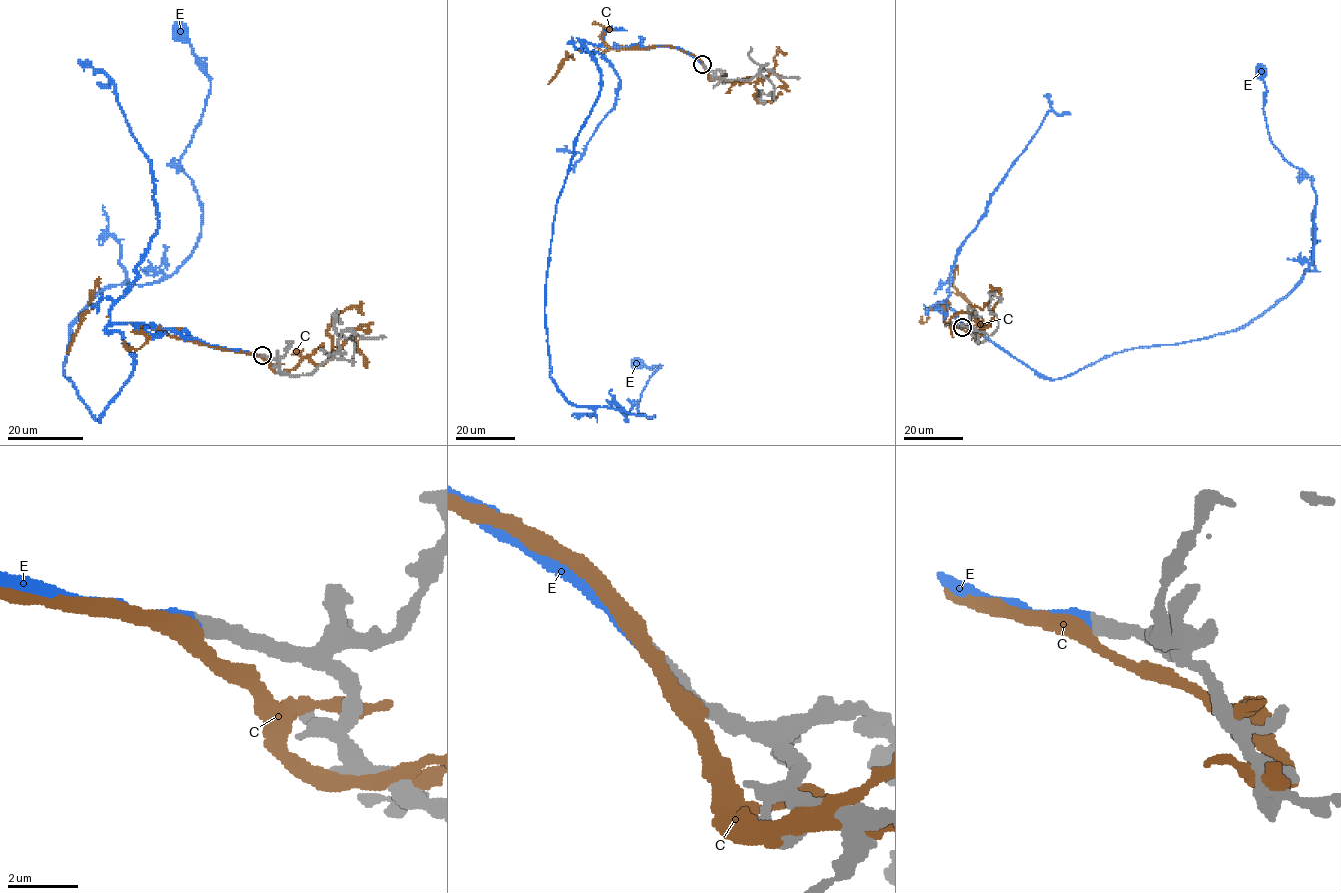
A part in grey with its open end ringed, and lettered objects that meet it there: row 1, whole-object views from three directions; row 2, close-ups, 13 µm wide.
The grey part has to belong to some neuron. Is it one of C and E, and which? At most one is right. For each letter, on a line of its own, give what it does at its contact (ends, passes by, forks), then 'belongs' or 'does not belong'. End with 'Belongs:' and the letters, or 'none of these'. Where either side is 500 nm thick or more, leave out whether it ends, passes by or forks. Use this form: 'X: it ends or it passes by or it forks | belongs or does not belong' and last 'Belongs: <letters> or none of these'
C: it passes by | does not belong
E: it ends | belongs
Belongs: E

